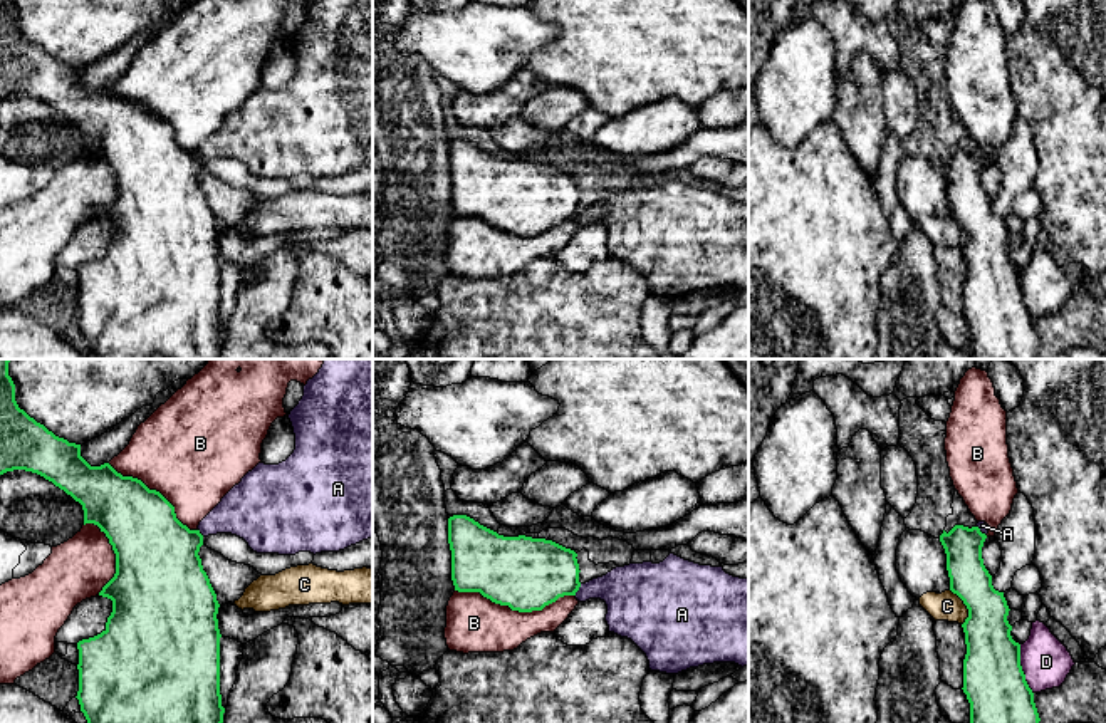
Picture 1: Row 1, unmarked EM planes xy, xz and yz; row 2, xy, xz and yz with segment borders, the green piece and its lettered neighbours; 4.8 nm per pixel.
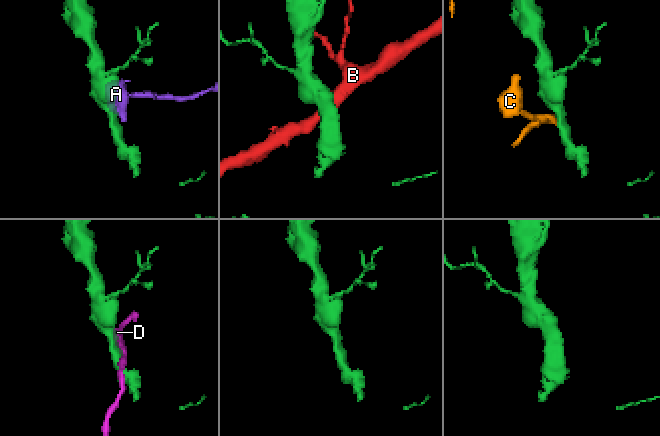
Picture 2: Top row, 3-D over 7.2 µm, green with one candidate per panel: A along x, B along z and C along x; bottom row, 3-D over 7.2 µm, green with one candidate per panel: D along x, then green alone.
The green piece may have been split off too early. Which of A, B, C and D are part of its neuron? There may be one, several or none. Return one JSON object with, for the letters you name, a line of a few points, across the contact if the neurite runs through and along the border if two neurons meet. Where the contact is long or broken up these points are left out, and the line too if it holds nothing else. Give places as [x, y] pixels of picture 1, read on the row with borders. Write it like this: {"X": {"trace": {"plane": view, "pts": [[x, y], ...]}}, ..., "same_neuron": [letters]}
{"same_neuron": []}

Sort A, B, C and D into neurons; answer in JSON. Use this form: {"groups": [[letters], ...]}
{"groups": [["A"], ["B"], ["C"], ["D"]]}

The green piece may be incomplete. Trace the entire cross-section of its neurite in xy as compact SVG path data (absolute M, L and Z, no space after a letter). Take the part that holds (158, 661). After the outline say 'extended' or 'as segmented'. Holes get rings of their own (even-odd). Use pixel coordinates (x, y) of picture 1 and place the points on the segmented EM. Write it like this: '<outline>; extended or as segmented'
M0 359L0 475L13 470L25 470L44 476L52 481L55 486L70 495L76 502L82 505L84 510L84 525L94 523L106 533L112 550L116 554L116 574L102 587L99 596L112 601L112 612L107 617L106 629L89 639L77 642L79 649L79 691L77 700L81 711L84 713L87 723L223 723L225 708L222 706L220 694L220 629L218 629L218 601L217 594L210 584L206 572L203 570L201 559L198 555L200 547L203 545L203 535L200 530L190 530L183 525L175 513L175 507L156 490L149 490L141 480L133 476L123 476L109 463L101 466L91 466L81 456L81 445L69 443L64 438L55 436L44 424L30 418L23 409L18 408L15 401L15 384L8 376L10 359Z; as segmented

